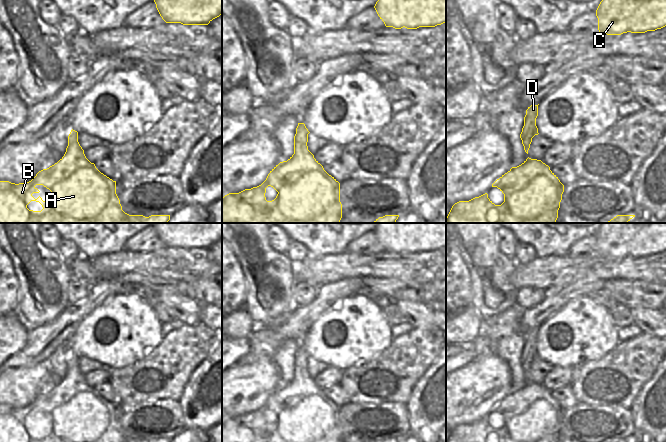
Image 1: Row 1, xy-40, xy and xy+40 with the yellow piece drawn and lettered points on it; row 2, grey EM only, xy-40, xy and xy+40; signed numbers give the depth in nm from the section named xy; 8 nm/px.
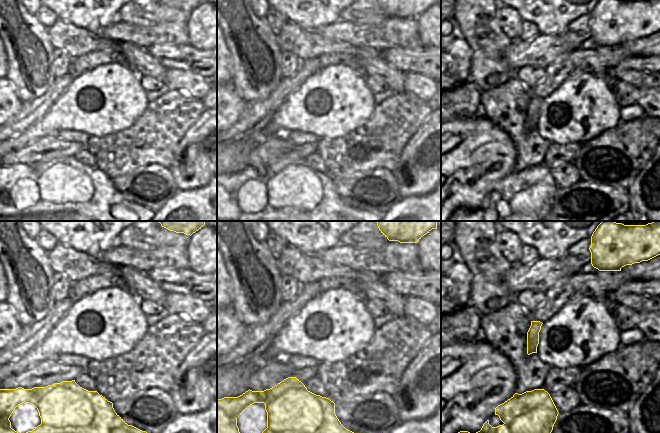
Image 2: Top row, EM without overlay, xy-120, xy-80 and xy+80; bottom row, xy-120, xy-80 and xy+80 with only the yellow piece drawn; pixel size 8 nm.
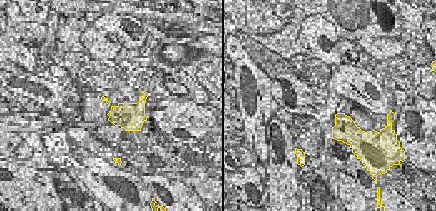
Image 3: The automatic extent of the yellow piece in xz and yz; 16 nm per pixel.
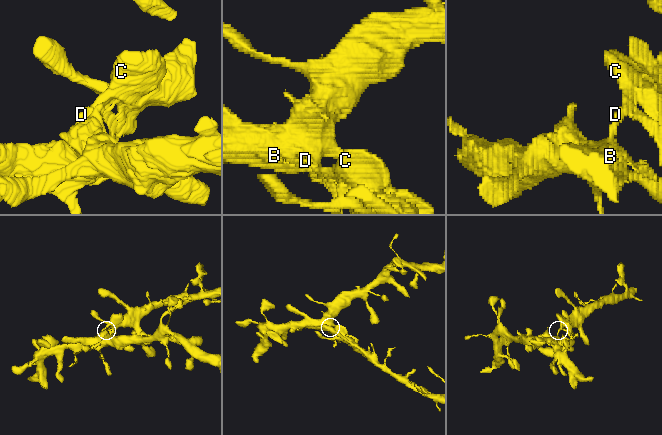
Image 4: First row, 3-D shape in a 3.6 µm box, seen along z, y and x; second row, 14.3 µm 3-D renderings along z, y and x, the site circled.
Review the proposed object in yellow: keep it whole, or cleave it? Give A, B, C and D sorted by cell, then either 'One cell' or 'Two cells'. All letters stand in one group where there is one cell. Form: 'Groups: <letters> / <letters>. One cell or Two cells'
Groups: A B C D. One cell

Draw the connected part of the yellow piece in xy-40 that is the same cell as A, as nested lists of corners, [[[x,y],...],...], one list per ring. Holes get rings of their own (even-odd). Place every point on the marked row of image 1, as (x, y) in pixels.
[[[71,130],[68,136],[68,146],[64,156],[54,165],[39,171],[27,183],[11,183],[0,181],[0,223],[168,223],[170,215],[129,215],[122,210],[120,200],[116,194],[116,181],[101,173],[85,156],[84,150],[78,142],[78,132]],[[43,185],[52,192],[51,201],[43,201],[39,196],[35,199],[32,194],[40,191],[35,187]],[[31,201],[39,202],[43,209],[33,211],[27,208]]]

